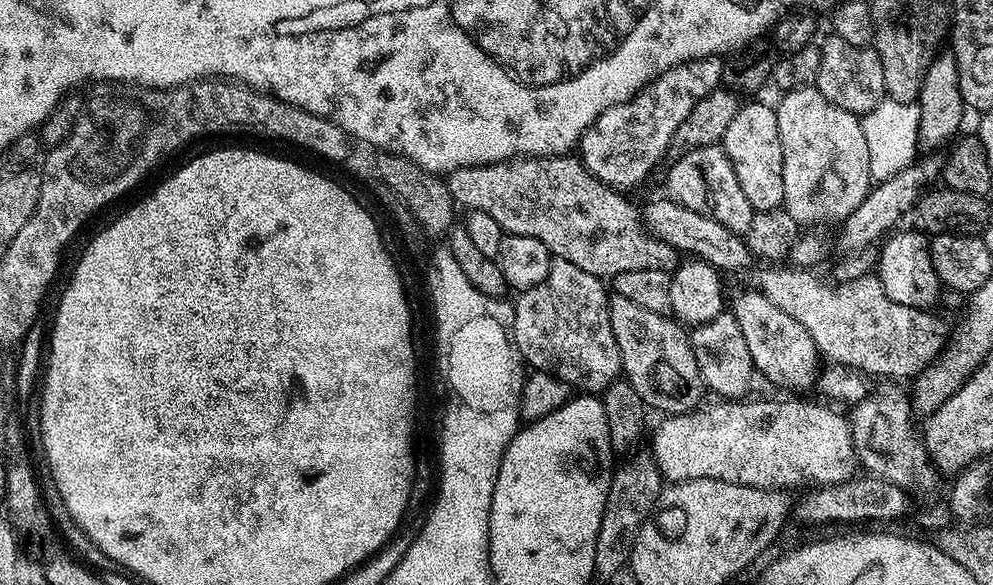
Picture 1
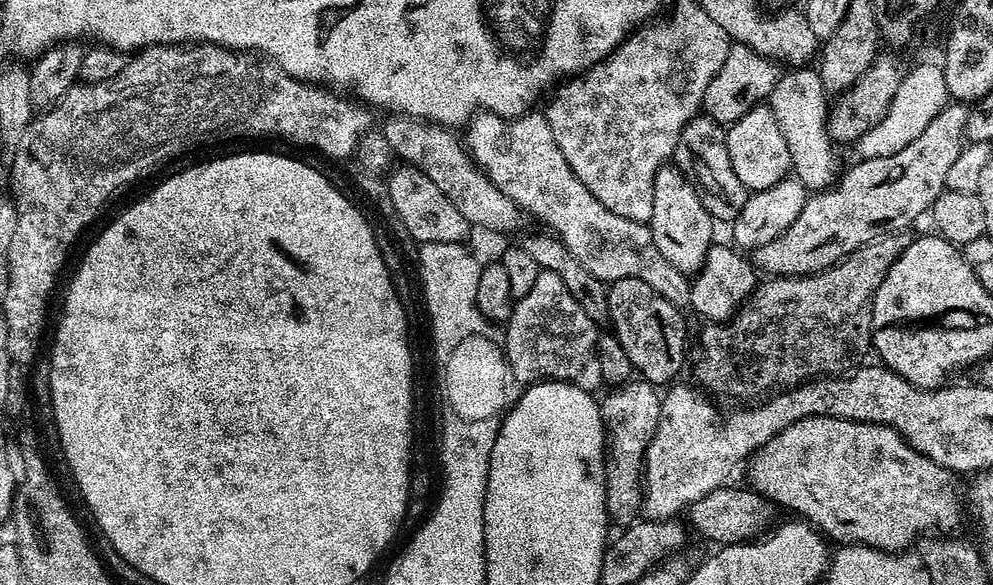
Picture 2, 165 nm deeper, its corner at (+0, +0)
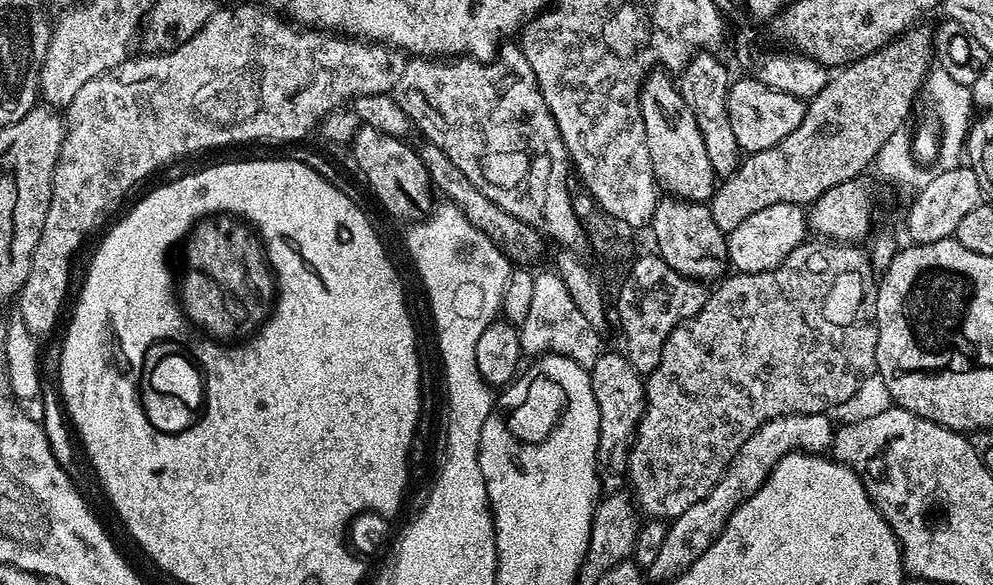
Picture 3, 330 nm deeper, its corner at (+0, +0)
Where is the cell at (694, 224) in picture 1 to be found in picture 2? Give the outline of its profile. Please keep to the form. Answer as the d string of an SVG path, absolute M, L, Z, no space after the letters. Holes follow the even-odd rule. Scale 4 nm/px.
M952 102L922 131L920 137L910 142L905 149L889 156L872 156L861 159L852 169L845 171L831 188L809 195L802 206L802 214L790 222L790 226L778 238L759 244L754 250L754 264L757 269L774 276L809 276L812 272L825 272L833 264L878 238L883 232L907 229L920 215L927 213L934 201L945 191L950 166L958 158L960 149L966 144L969 109L963 103Z

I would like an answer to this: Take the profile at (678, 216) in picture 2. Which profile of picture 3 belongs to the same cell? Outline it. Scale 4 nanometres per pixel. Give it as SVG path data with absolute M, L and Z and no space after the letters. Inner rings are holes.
M653 70L648 73L640 88L640 109L657 185L665 193L682 200L711 201L712 193L718 187L718 177L710 166L710 154L706 154L706 142L702 142L698 122L690 106L686 106L677 81L667 71Z

